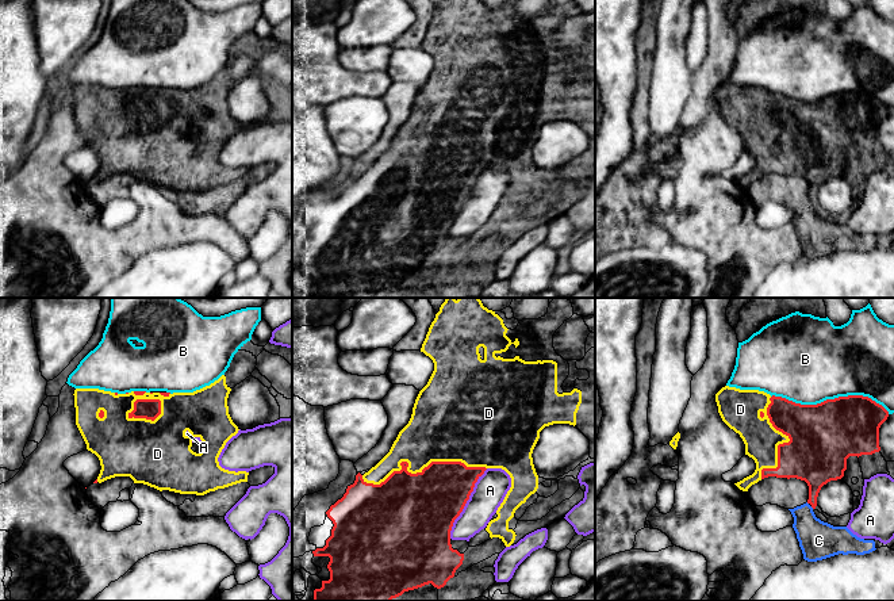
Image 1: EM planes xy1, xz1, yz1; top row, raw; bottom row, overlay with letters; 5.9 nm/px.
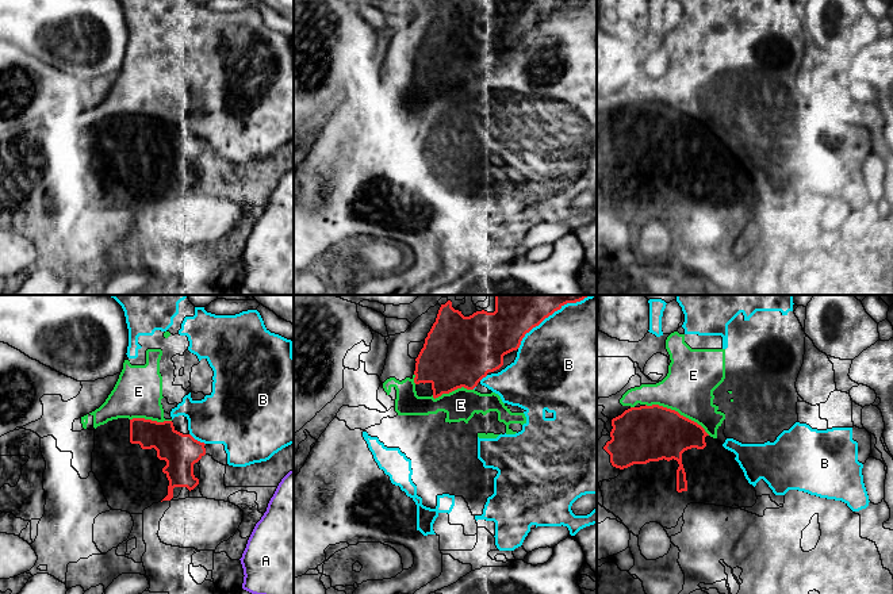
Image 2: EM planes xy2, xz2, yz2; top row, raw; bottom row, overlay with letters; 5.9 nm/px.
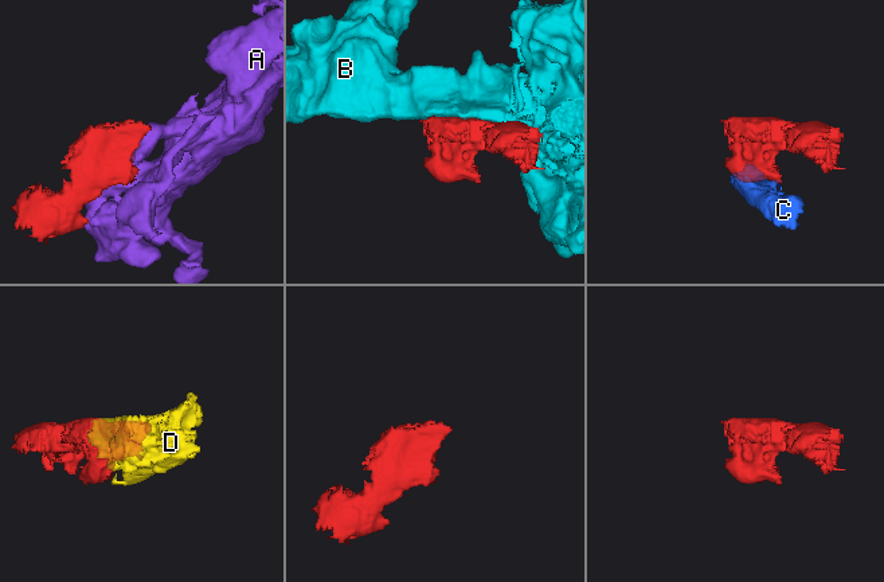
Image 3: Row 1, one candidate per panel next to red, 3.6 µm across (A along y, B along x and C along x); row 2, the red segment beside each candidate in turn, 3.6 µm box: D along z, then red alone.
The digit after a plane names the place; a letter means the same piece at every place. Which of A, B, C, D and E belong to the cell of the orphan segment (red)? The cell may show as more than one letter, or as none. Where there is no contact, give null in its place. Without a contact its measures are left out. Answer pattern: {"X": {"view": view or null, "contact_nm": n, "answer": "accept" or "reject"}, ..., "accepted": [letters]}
{"A": {"view": "xz1", "contact_nm": 480, "answer": "reject"}, "B": {"view": "yz1", "contact_nm": 700, "answer": "reject"}, "C": {"view": null, "answer": "reject"}, "D": {"view": "xz1", "contact_nm": 750, "answer": "accept"}, "E": {"view": "yz2", "contact_nm": 420, "answer": "reject"}, "accepted": ["D"]}

